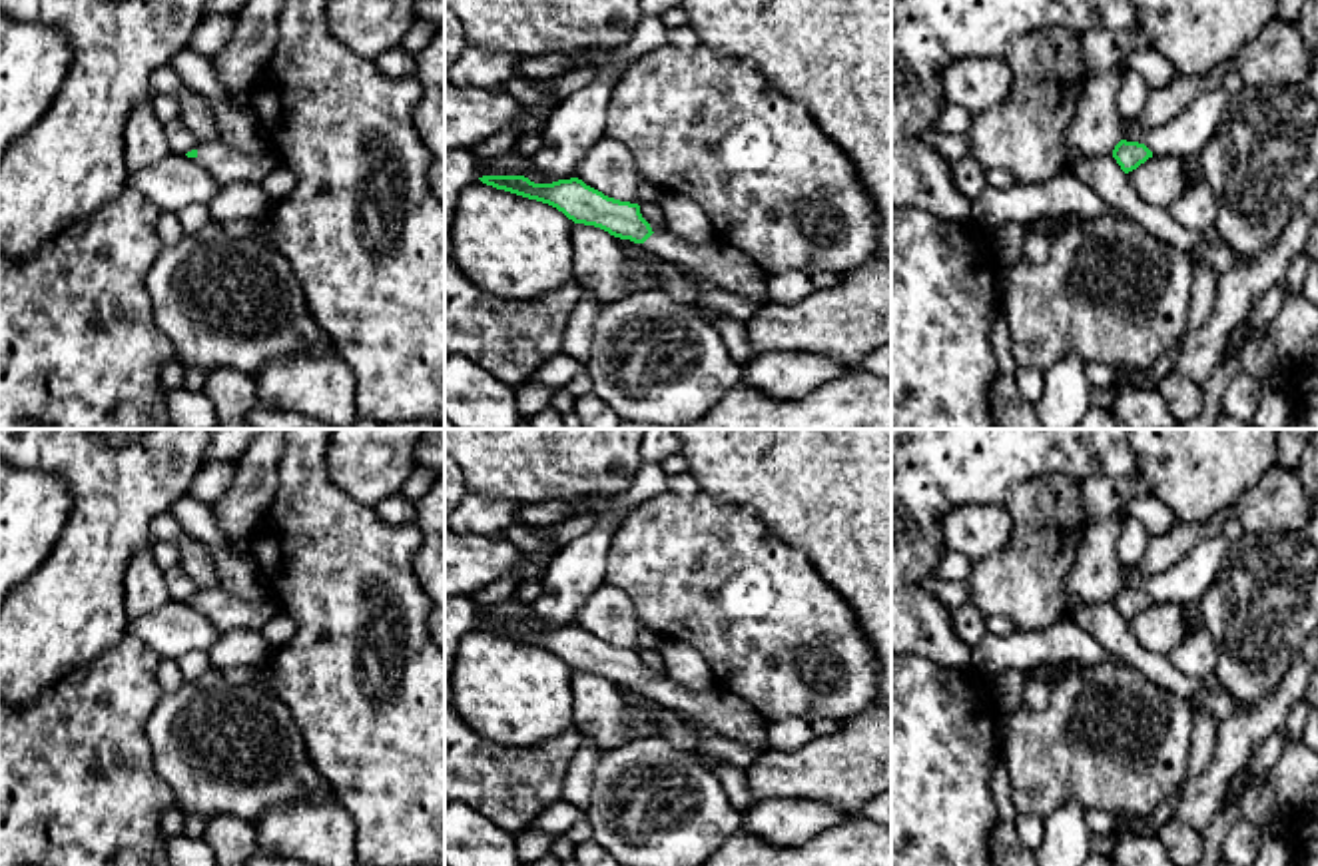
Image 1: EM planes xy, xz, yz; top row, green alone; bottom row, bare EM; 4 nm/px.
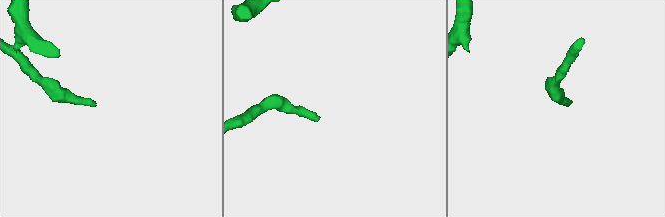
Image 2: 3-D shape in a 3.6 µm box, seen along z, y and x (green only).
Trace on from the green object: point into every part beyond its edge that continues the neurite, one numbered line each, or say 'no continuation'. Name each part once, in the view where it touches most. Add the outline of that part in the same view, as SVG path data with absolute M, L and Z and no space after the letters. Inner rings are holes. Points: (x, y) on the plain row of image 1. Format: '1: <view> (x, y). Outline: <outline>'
1: xz (730, 717). Outline: M668 676L654 678L644 694L666 708L696 716L716 734L752 748L768 748L768 720L740 696L714 686L710 690L688 690Z

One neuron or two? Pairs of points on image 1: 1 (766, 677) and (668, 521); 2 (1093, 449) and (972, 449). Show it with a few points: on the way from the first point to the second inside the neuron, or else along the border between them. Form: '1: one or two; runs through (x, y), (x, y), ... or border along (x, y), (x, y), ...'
1: one; runs through (762, 637), (754, 611), (706, 563), (706, 553)
2: one; runs through (1063, 449), (1001, 449)

